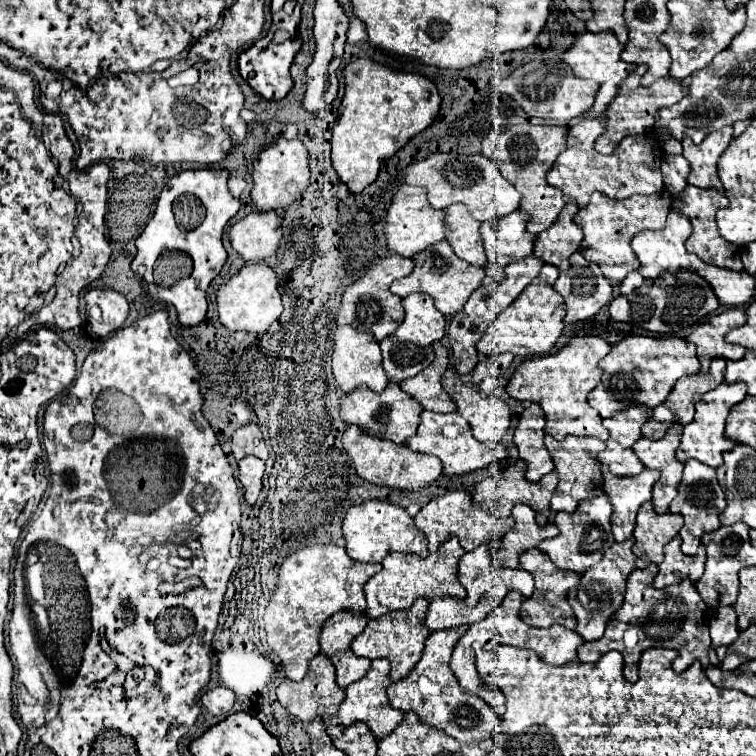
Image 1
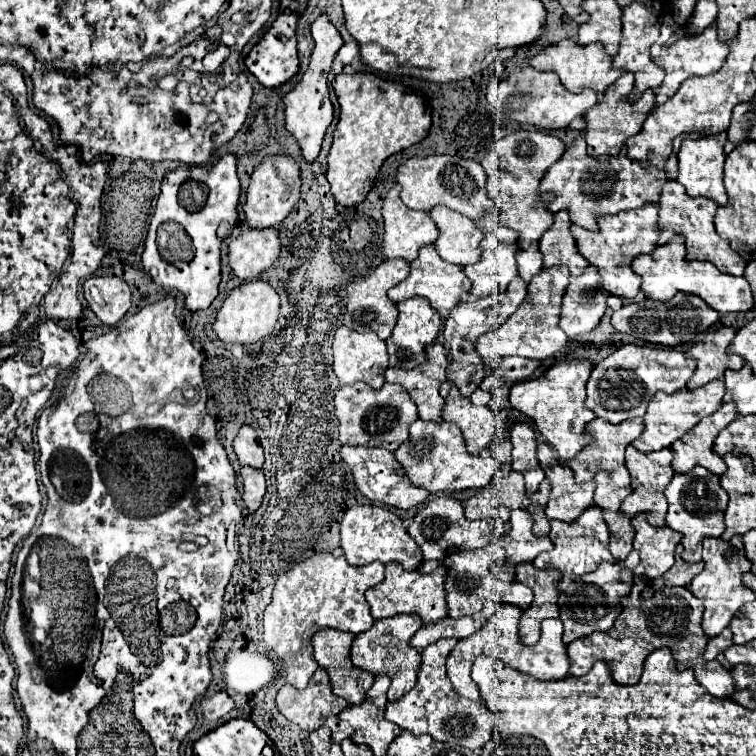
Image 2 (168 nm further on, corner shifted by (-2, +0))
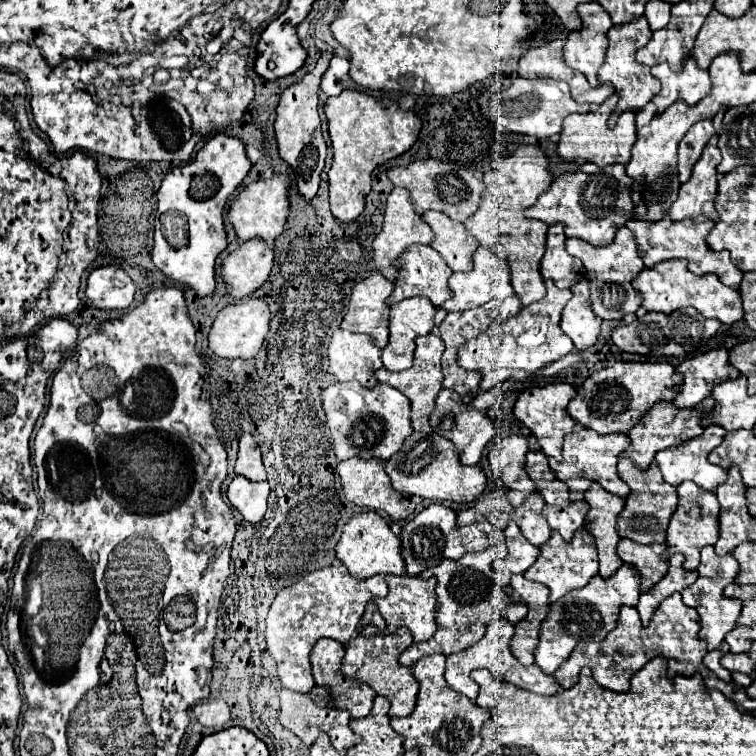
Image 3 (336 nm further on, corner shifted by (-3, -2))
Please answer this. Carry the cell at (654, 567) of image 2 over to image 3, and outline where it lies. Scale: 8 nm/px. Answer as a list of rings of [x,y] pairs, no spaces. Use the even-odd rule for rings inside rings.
[[[620,539],[618,543],[618,555],[624,563],[634,565],[642,575],[642,591],[648,591],[654,587],[668,571],[668,559],[662,555],[666,553],[666,543],[652,543],[652,545],[640,545],[630,539]]]

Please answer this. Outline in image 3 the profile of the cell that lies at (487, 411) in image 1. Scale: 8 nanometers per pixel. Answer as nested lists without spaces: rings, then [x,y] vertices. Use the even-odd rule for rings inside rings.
[[[442,389],[436,397],[436,409],[434,413],[430,415],[430,425],[434,429],[434,433],[446,437],[446,439],[452,439],[458,453],[460,453],[460,461],[464,465],[474,465],[480,461],[480,455],[486,447],[486,443],[494,437],[496,429],[492,425],[492,421],[480,413],[478,409],[474,409],[472,405],[466,405],[460,401],[460,395],[454,393],[454,391],[448,391],[448,389]]]

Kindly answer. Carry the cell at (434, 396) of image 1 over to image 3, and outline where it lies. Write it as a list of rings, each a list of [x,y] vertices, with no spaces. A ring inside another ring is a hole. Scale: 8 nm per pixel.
[[[426,335],[426,337],[418,337],[416,339],[416,355],[414,355],[414,365],[410,369],[404,369],[404,371],[398,371],[398,373],[392,373],[392,371],[386,371],[384,367],[376,371],[376,379],[380,383],[386,383],[390,387],[396,387],[398,391],[402,391],[410,403],[412,403],[412,427],[418,429],[418,431],[426,431],[426,433],[432,433],[432,427],[430,427],[430,415],[434,411],[434,405],[436,405],[436,395],[438,391],[442,389],[442,371],[440,371],[440,359],[442,359],[442,353],[444,353],[444,343],[440,337],[436,335]]]

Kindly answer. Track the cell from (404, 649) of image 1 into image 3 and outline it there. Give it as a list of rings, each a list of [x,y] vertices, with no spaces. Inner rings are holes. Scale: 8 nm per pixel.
[[[398,627],[390,635],[376,635],[374,639],[358,635],[346,645],[346,655],[342,659],[342,673],[350,679],[358,679],[362,683],[368,683],[376,695],[382,695],[390,701],[390,715],[406,717],[414,711],[416,695],[418,695],[418,681],[412,673],[412,667],[400,665],[398,657],[402,649],[406,649],[412,643],[412,633],[406,627]]]

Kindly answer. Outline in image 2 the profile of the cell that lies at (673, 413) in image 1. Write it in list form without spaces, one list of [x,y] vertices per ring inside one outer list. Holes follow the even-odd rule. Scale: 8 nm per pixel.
[[[715,379],[709,385],[703,385],[695,391],[677,391],[677,393],[657,393],[653,401],[647,405],[647,411],[643,415],[643,433],[639,439],[635,439],[631,445],[639,449],[641,453],[651,453],[651,451],[661,451],[669,447],[673,441],[677,441],[683,433],[687,433],[691,427],[695,427],[703,417],[711,415],[713,411],[719,409],[721,399],[723,399],[723,381]]]

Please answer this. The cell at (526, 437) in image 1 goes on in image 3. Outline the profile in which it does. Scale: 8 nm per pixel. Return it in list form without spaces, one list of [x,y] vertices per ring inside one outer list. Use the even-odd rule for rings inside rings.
[[[510,435],[502,439],[490,451],[490,465],[498,479],[508,489],[518,489],[526,493],[534,493],[536,485],[526,473],[526,453],[528,453],[528,439],[524,435]]]

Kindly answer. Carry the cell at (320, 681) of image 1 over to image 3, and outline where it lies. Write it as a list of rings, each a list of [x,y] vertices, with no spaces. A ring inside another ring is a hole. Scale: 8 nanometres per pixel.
[[[314,687],[308,693],[294,693],[290,689],[282,689],[280,691],[280,713],[278,713],[278,721],[288,727],[292,733],[296,733],[308,747],[314,743],[314,739],[318,737],[320,731],[326,731],[330,735],[330,741],[336,749],[348,749],[354,743],[358,743],[358,735],[354,731],[350,731],[348,721],[350,721],[350,713],[346,709],[338,709],[334,705],[334,701],[330,701],[330,691],[326,687]]]

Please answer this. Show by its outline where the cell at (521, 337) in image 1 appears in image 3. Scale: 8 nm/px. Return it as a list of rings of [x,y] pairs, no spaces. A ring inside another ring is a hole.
[[[548,281],[544,299],[528,307],[522,307],[522,311],[508,319],[506,323],[492,323],[486,333],[464,343],[458,353],[458,363],[468,371],[474,369],[482,371],[484,377],[480,389],[486,391],[500,385],[508,377],[516,375],[516,371],[536,373],[544,365],[574,351],[574,343],[560,329],[560,311],[570,301],[570,295],[572,295],[570,289],[558,289],[552,281]]]

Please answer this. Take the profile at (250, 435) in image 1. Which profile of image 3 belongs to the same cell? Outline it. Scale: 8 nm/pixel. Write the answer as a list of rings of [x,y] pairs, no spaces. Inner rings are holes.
[[[244,433],[240,437],[240,449],[238,449],[238,459],[236,459],[234,471],[238,475],[248,477],[250,481],[266,481],[266,471],[264,471],[262,457],[260,457],[260,447],[250,433]]]

